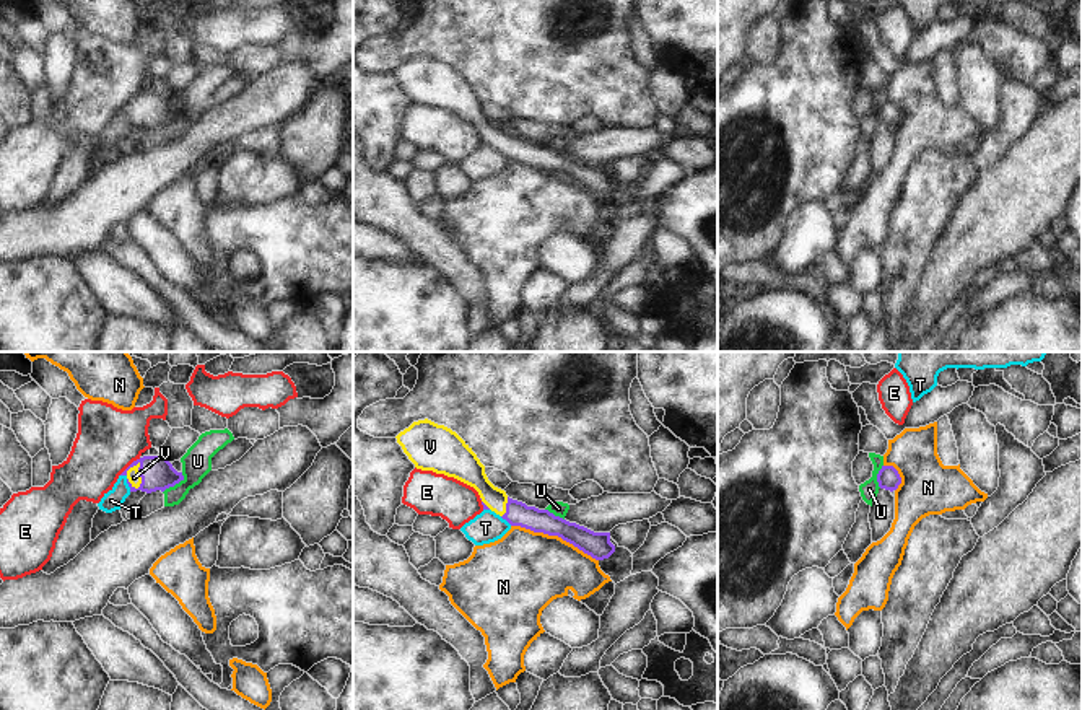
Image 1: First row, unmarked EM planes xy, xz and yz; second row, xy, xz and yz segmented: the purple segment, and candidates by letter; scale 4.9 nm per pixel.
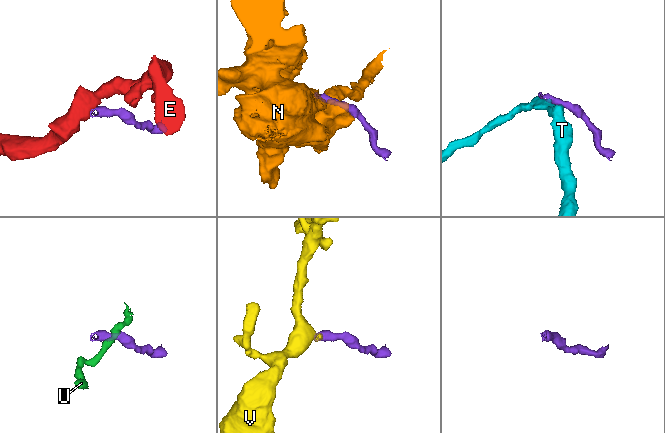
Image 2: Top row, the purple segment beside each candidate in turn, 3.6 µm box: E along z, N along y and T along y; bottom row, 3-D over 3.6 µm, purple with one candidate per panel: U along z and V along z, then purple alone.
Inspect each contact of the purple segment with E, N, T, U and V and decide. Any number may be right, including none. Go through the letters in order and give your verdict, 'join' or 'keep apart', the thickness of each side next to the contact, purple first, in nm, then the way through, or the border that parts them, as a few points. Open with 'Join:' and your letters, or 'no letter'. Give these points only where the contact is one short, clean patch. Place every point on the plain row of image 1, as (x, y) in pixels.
Join: V
E: keep apart; calibres 170 and 320 nm; border xy (140, 93), (134, 95), (119, 109)
N: keep apart; calibres 130 and 400 nm
T: keep apart; calibres 170 and 90 nm; border xy (126, 114), (130, 126)
U: keep apart; calibres 170 and 140 nm; border xy (183, 108), (183, 113), (163, 127)
V: join; calibres 170 and 70 nm; way xy (157, 108), (140, 111), (134, 113)

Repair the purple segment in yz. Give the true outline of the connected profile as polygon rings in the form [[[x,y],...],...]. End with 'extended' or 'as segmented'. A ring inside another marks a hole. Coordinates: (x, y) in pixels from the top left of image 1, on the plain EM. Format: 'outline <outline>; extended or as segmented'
outline [[[882,101],[877,109],[877,117],[880,124],[893,127],[901,119],[901,112],[893,101]]]; as segmented

